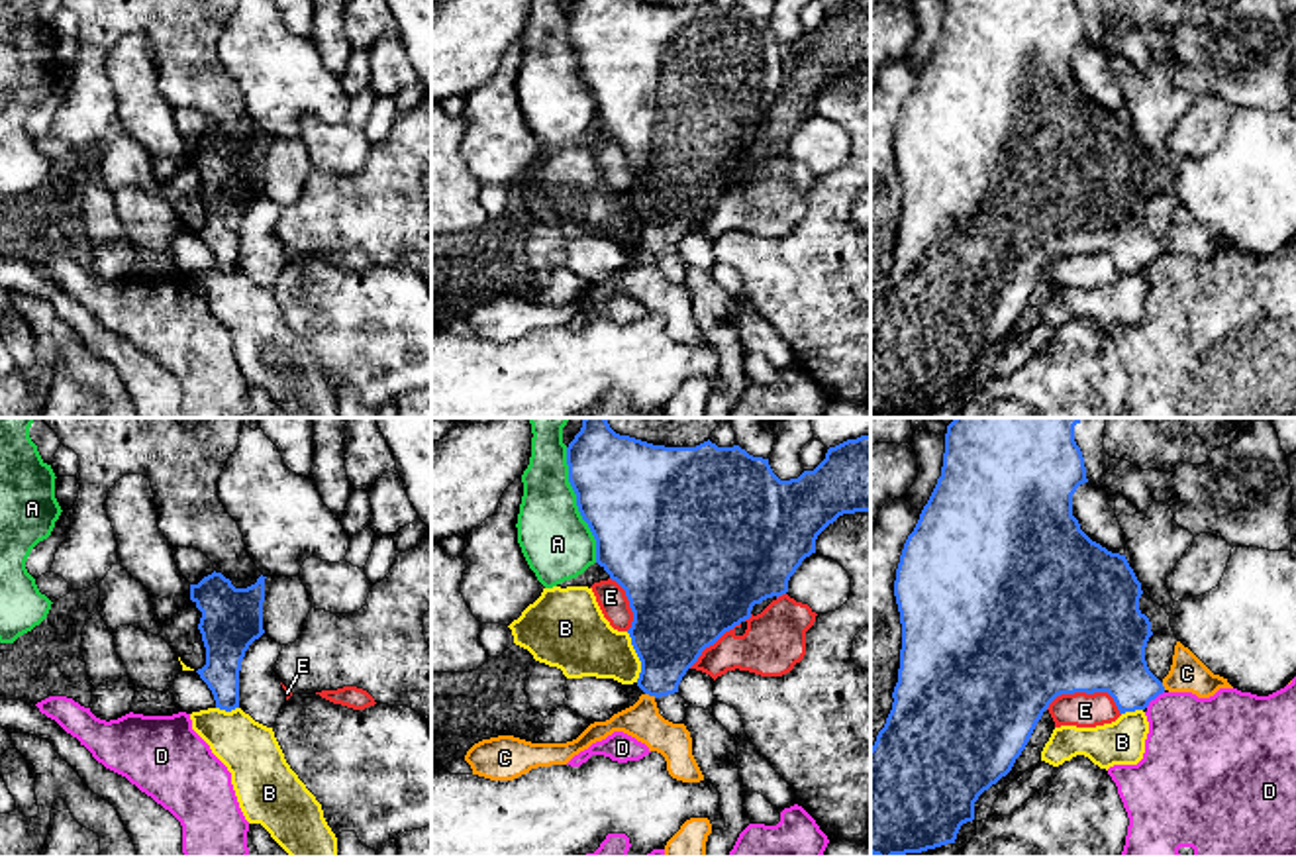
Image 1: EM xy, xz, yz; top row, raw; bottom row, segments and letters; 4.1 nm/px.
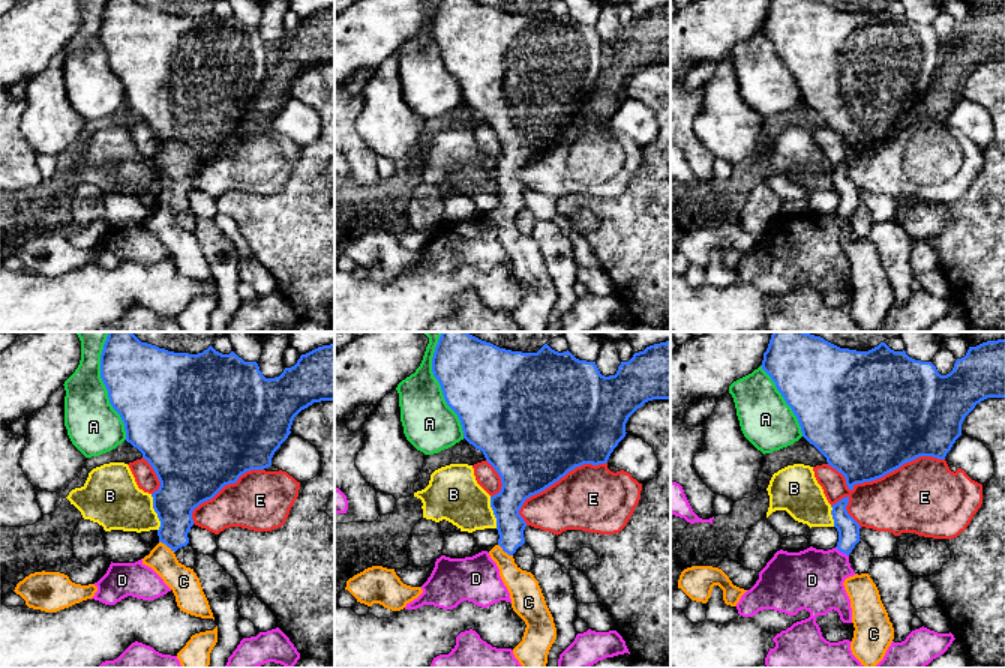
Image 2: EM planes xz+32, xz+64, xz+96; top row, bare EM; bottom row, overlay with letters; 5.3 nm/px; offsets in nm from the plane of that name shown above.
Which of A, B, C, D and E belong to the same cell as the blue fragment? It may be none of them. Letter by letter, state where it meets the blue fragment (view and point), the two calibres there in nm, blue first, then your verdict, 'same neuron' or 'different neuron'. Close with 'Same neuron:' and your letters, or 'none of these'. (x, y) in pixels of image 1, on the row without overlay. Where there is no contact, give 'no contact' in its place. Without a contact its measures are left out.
A: xz (577, 65) | 460/300 nm | different neuron
B: xz (638, 216) | 380/280 nm | different neuron
C: xz (651, 255) | 300/150 nm | same neuron
D: yz (1153, 259) | 280/380 nm | different neuron
E: yz (1087, 253) | 500/140 nm | different neuron
Same neuron: C

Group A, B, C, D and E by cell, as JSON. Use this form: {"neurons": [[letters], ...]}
{"neurons": [["A"], ["B"], ["C"], ["D"], ["E"]]}

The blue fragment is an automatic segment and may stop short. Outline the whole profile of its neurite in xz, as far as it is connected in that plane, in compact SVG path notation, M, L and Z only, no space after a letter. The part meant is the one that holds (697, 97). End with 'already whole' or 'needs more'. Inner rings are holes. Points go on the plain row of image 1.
M573 0L567 8L569 43L576 67L596 100L596 124L616 141L633 173L627 190L641 222L639 261L606 282L590 284L567 304L531 304L498 296L474 304L465 322L473 335L514 341L531 329L567 326L574 316L614 292L657 312L682 343L704 335L692 316L684 284L659 275L657 259L678 253L686 231L725 192L751 178L755 165L788 153L788 141L816 114L818 96L843 75L871 73L871 0L847 0L798 39L780 41L769 20L739 6L665 8L641 0Z; needs more

